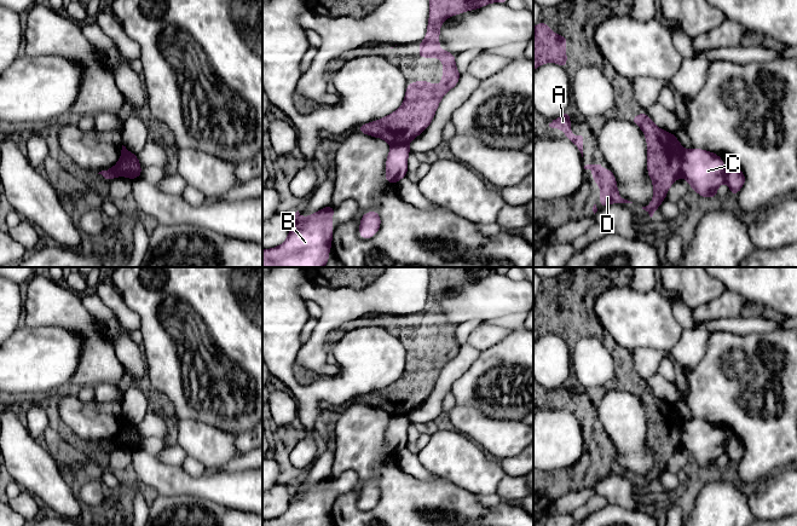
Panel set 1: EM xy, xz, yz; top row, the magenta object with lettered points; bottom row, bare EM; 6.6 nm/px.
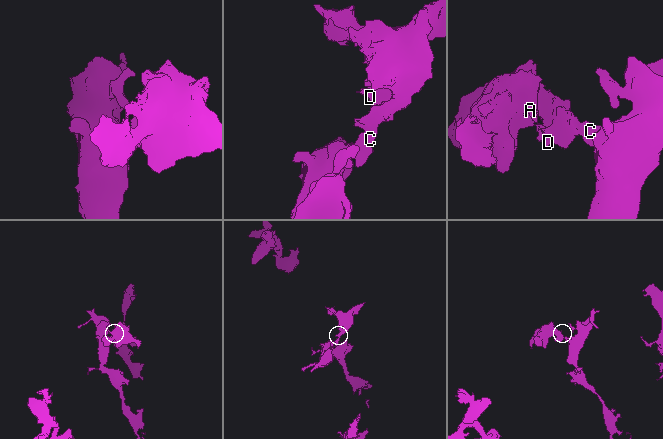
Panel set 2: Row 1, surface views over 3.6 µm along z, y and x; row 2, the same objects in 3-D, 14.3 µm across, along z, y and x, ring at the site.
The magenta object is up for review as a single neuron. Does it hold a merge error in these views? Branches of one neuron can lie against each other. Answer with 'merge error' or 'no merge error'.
merge error

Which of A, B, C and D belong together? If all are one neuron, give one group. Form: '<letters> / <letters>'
A D / B C

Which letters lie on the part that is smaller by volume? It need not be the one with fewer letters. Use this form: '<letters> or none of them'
A, D

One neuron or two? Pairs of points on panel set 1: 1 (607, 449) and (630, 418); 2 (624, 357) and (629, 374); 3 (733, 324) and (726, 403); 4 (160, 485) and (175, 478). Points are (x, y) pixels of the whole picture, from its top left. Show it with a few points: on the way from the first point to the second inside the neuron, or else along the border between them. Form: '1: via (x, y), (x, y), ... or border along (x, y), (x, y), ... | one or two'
1: border along (599, 416), (616, 450), (616, 460), (623, 468) | two
2: via (624, 360), (625, 370) | one
3: border along (761, 333), (732, 334), (712, 331), (710, 334) | two
4: via (163, 481), (172, 480) | one

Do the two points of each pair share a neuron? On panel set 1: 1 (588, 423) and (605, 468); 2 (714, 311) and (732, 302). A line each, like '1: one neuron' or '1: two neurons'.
1: one neuron
2: one neuron

